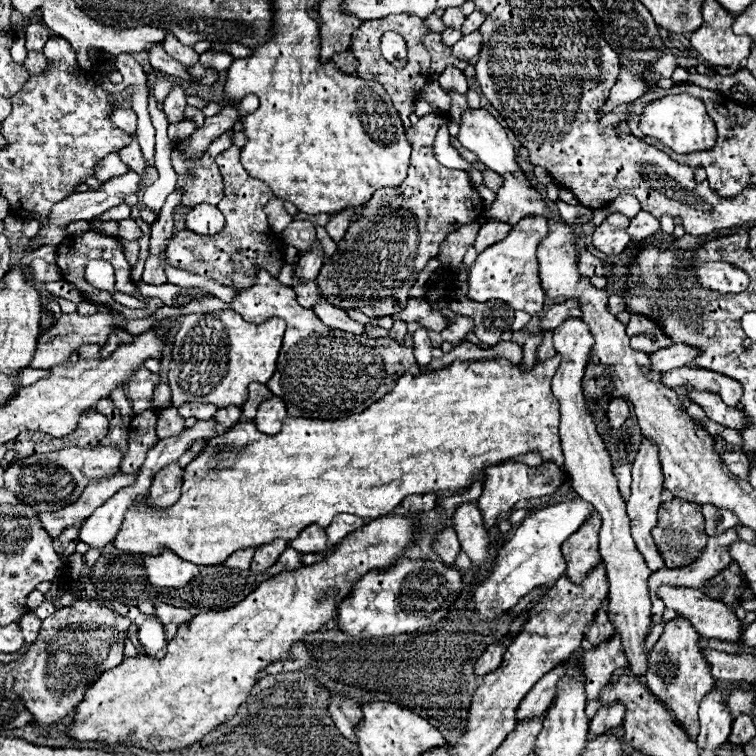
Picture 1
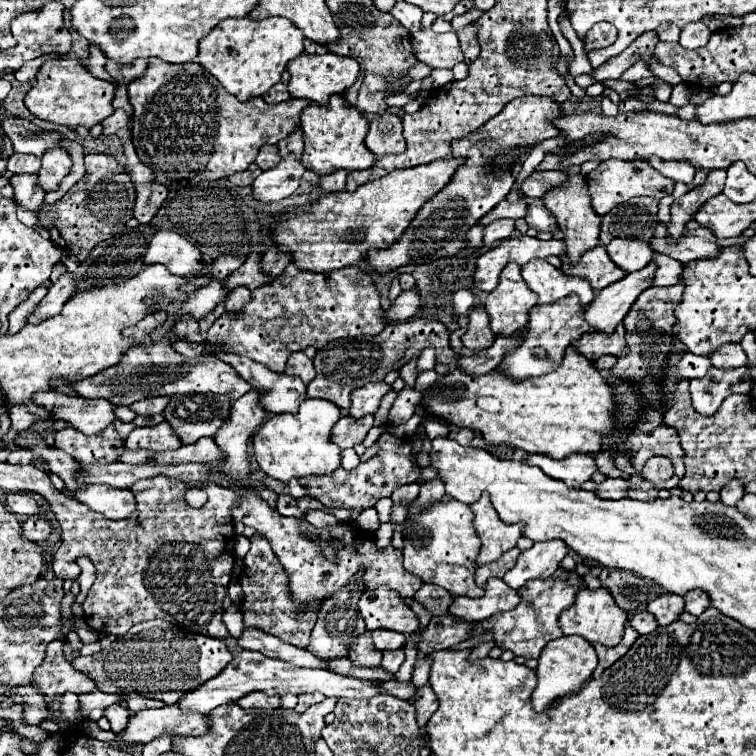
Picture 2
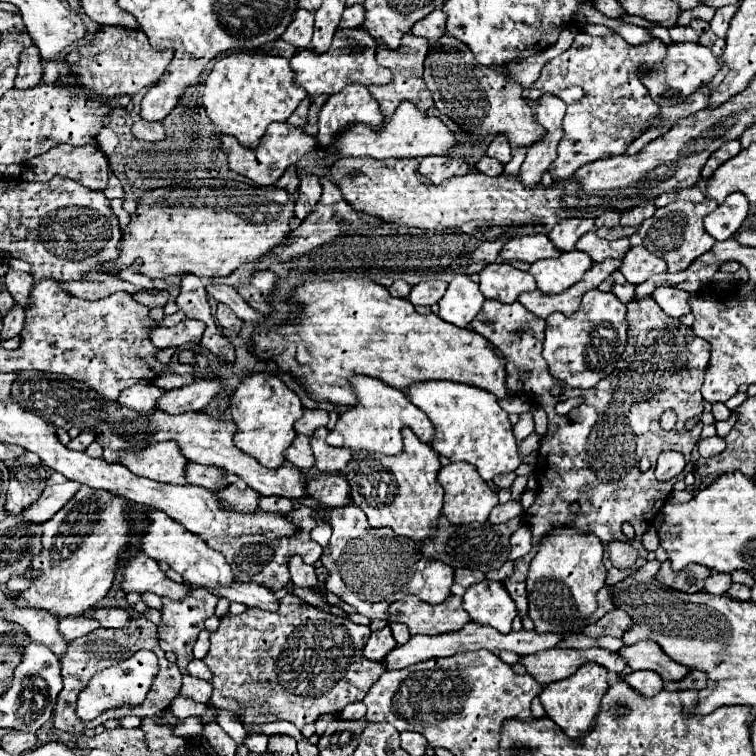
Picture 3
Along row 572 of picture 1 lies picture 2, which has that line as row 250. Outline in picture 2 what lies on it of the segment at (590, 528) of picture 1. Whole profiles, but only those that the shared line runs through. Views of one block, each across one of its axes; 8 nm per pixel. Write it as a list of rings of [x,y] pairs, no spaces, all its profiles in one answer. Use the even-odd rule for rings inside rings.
[[[568,174],[566,182],[554,190],[550,190],[550,194],[542,196],[544,206],[554,214],[558,228],[564,232],[564,244],[566,244],[566,256],[570,258],[570,262],[578,262],[580,256],[588,250],[592,250],[600,240],[598,240],[598,230],[600,230],[600,216],[592,210],[590,206],[590,194],[588,194],[588,186],[584,176],[580,174]]]

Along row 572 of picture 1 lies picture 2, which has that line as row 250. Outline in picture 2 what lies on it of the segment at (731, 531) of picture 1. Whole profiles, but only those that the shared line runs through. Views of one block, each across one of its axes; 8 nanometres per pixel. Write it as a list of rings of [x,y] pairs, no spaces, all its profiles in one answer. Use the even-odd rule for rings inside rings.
[[[662,222],[654,230],[650,248],[652,248],[652,252],[666,254],[682,264],[688,264],[698,258],[712,258],[720,250],[718,244],[714,242],[714,234],[710,234],[710,230],[706,230],[706,228],[686,230],[686,232],[682,232],[680,240],[672,240]]]

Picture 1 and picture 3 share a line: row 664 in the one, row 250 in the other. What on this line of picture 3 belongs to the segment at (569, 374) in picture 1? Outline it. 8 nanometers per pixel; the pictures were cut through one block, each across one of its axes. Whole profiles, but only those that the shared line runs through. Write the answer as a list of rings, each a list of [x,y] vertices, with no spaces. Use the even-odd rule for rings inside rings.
[[[634,246],[626,252],[620,272],[630,284],[642,284],[646,282],[652,274],[666,272],[666,262],[652,252],[648,252],[644,246]]]

